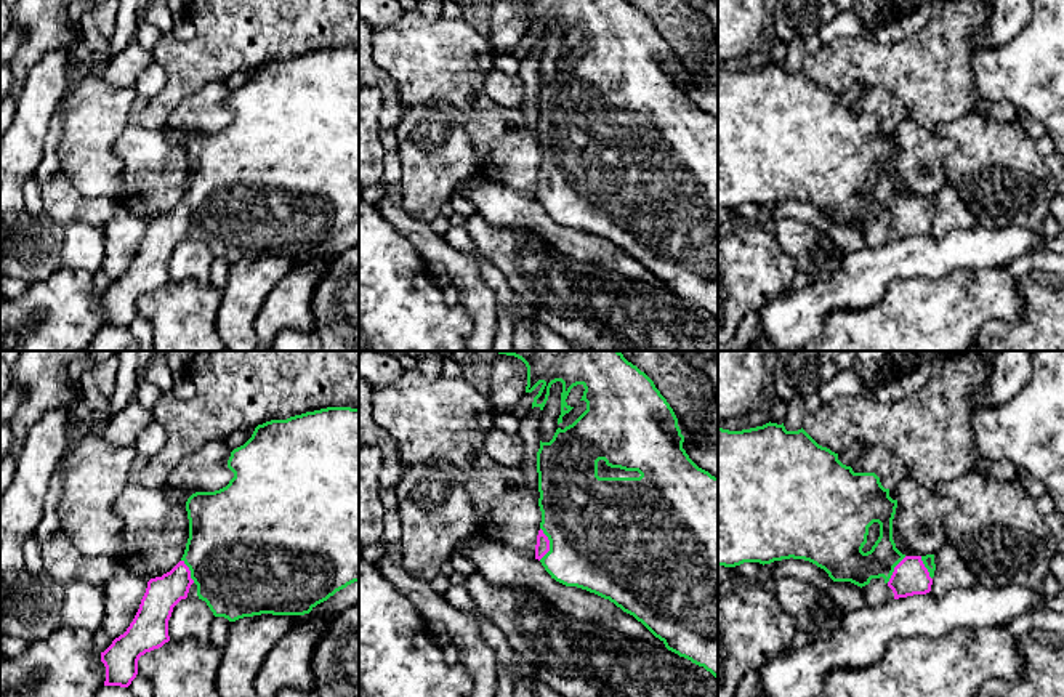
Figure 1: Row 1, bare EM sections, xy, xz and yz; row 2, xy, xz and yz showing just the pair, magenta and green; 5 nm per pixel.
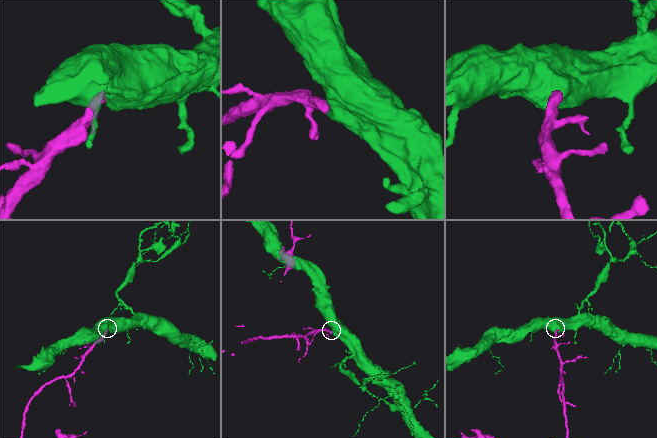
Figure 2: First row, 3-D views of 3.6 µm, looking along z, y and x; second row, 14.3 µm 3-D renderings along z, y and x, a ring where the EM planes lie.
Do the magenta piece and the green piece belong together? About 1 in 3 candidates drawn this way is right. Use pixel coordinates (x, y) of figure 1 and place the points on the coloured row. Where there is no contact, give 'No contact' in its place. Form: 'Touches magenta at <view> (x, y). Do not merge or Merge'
Touches magenta at xz (548, 543). Merge

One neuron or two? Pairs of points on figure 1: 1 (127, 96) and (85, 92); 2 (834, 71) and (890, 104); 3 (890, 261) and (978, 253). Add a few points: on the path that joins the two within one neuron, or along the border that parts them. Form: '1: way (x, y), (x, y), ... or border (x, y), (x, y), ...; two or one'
1: way (117, 96), (95, 96); one
2: border (862, 92), (886, 88), (902, 104); two
3: way (912, 258), (955, 253); one

